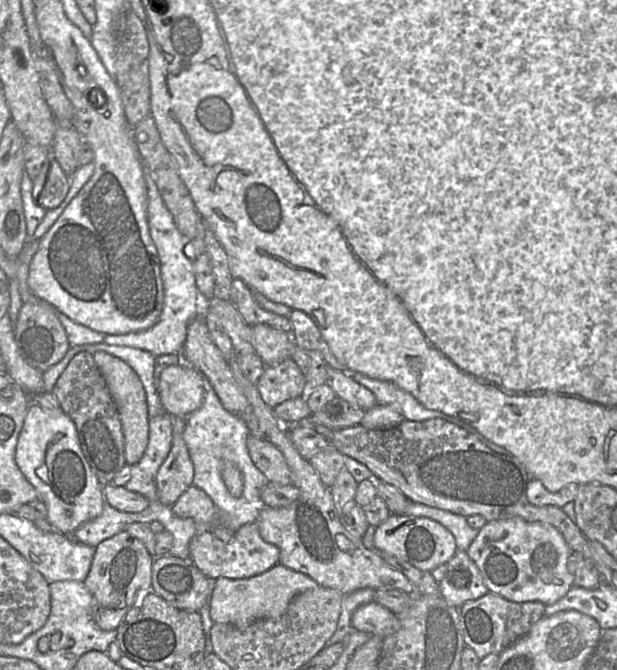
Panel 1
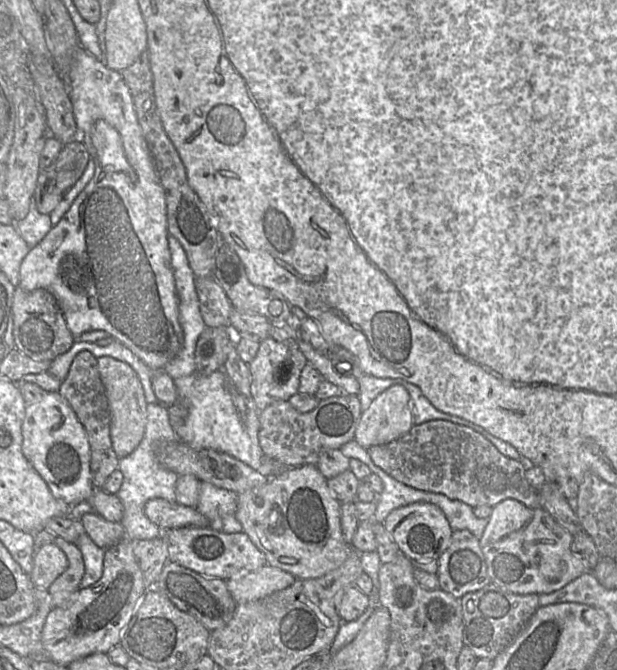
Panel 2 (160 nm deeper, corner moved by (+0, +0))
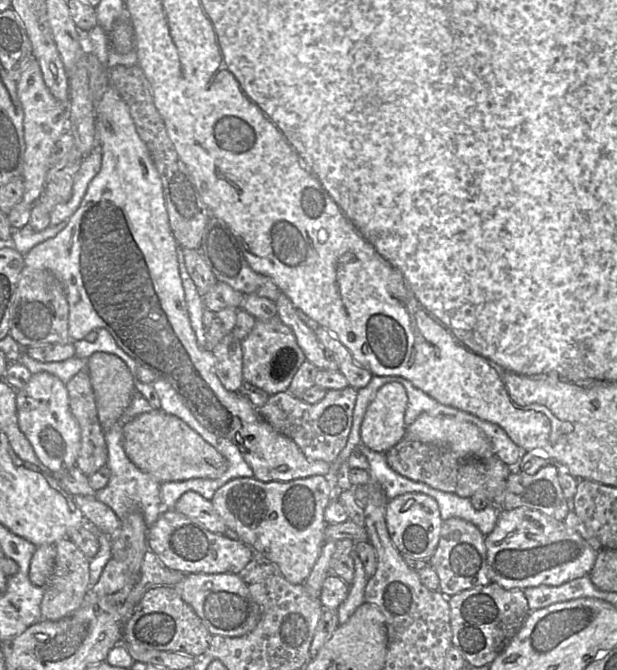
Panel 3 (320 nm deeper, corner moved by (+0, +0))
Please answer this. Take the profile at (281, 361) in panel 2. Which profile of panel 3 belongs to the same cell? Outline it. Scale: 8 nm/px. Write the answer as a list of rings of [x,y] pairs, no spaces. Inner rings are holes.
[[[277,316],[262,321],[255,319],[251,332],[241,341],[243,351],[243,380],[269,395],[287,392],[296,372],[306,361],[291,329]]]

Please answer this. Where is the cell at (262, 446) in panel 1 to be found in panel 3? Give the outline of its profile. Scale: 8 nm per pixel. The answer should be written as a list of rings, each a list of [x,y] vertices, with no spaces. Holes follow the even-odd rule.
[[[233,333],[227,334],[212,350],[216,358],[216,373],[229,391],[243,390],[243,351],[241,341]]]

